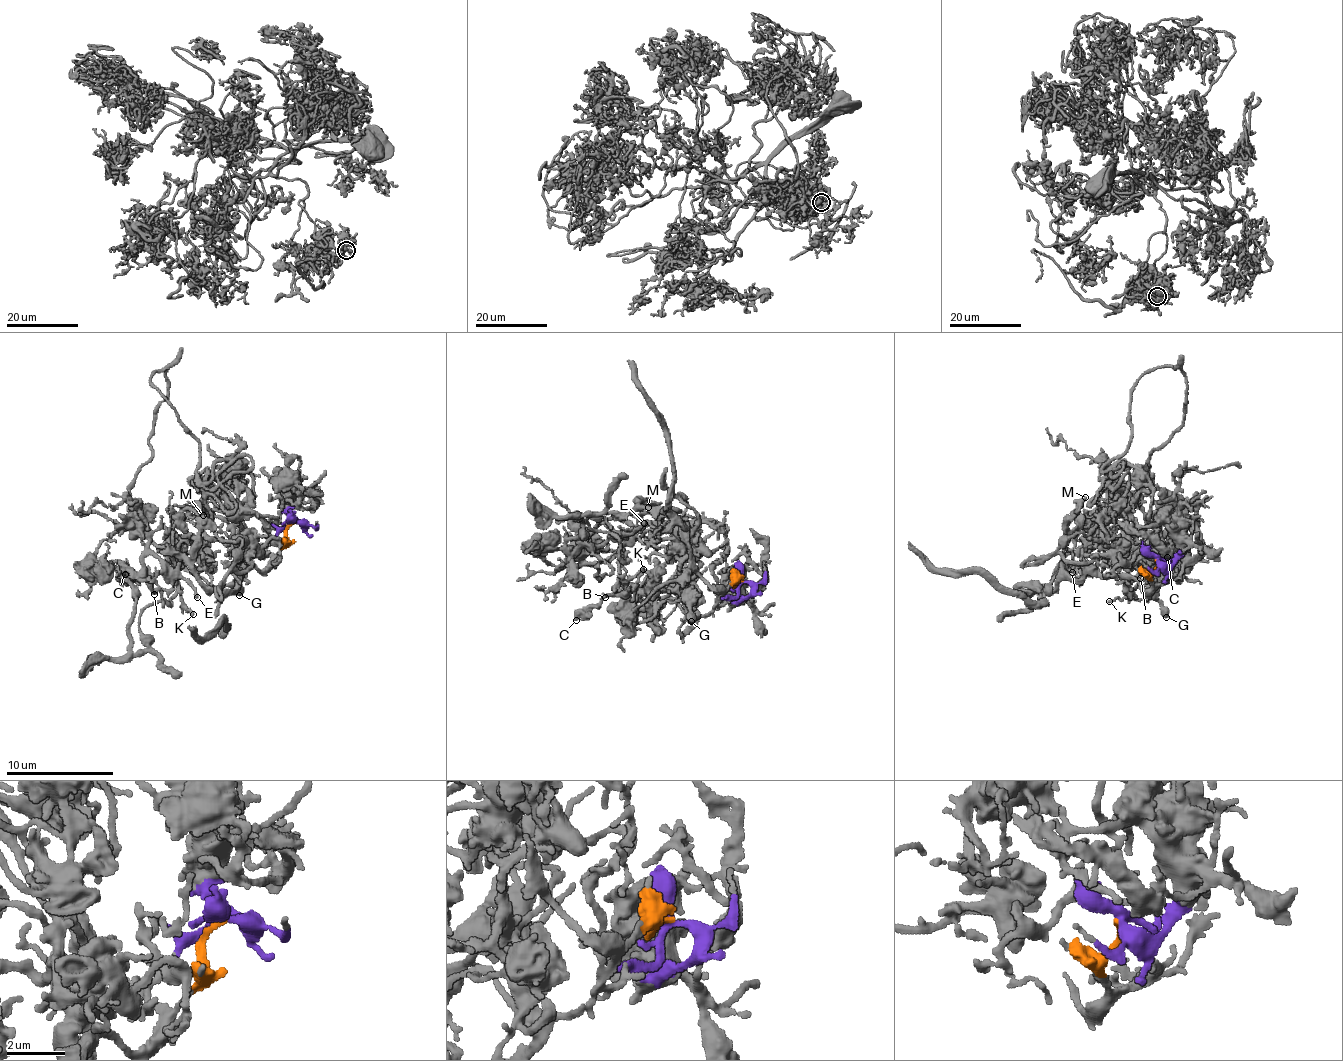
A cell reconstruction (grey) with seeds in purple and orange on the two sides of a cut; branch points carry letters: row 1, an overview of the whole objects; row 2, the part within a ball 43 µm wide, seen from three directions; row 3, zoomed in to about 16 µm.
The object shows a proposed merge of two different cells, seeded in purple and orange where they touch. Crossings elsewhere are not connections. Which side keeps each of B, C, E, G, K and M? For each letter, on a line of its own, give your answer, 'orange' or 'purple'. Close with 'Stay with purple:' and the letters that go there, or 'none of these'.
B: purple
C: purple
E: purple
G: purple
K: purple
M: orange
Stay with purple: B, C, E, G, K

